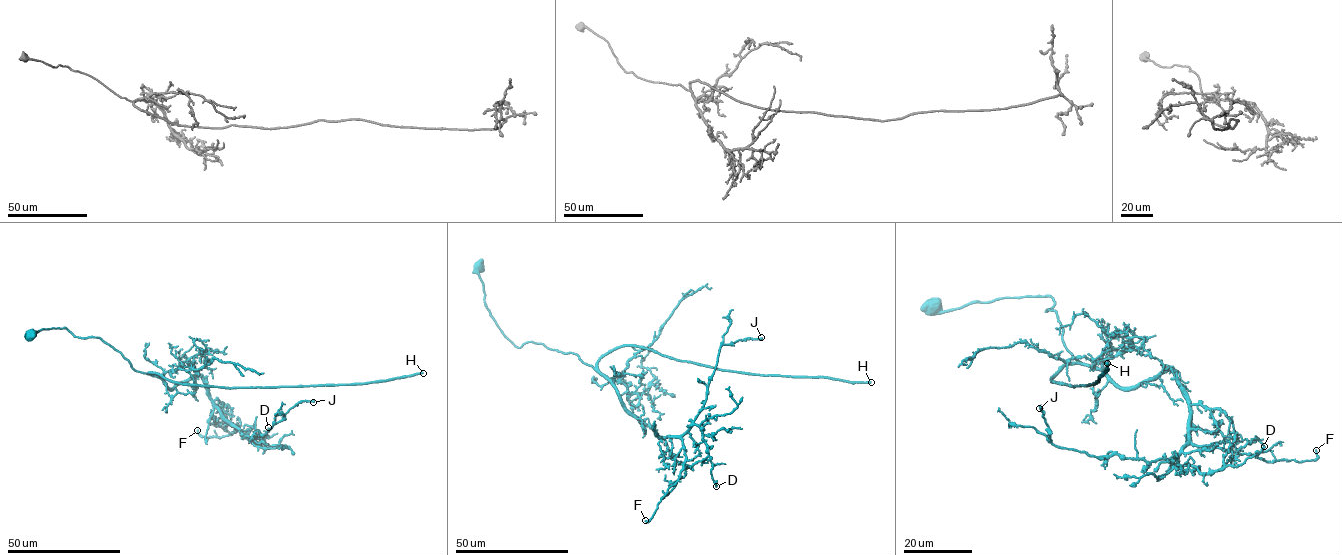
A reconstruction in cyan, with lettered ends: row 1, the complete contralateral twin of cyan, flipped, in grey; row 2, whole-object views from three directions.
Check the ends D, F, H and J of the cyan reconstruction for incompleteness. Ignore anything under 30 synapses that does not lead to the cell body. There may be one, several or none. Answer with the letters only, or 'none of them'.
H

